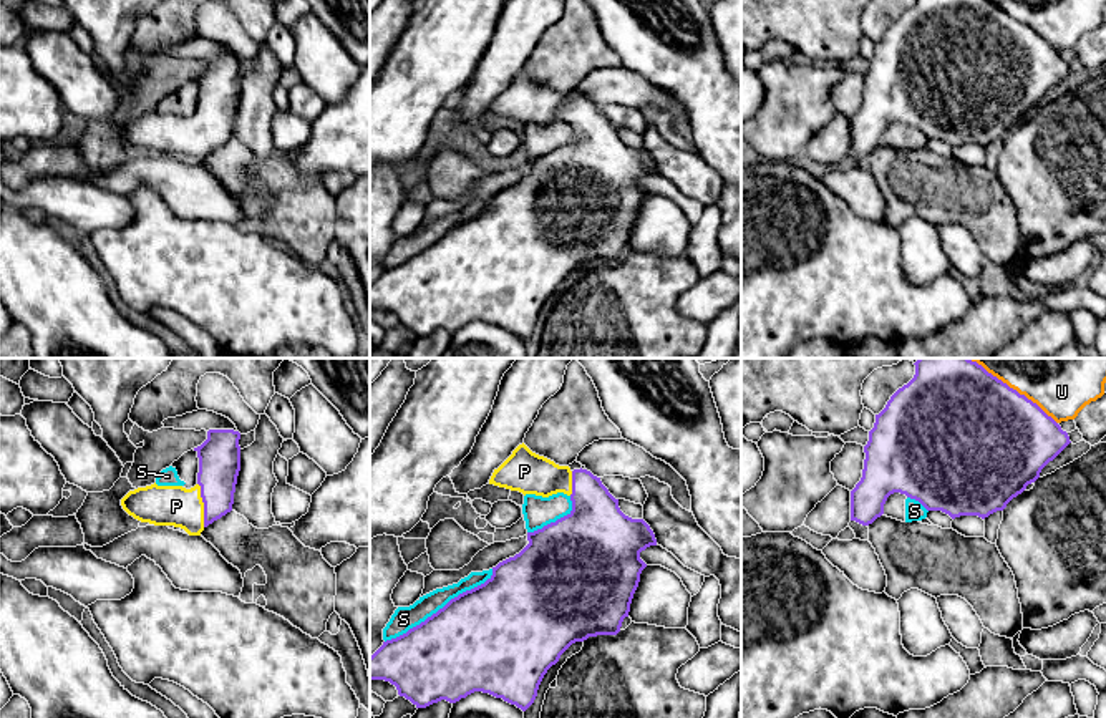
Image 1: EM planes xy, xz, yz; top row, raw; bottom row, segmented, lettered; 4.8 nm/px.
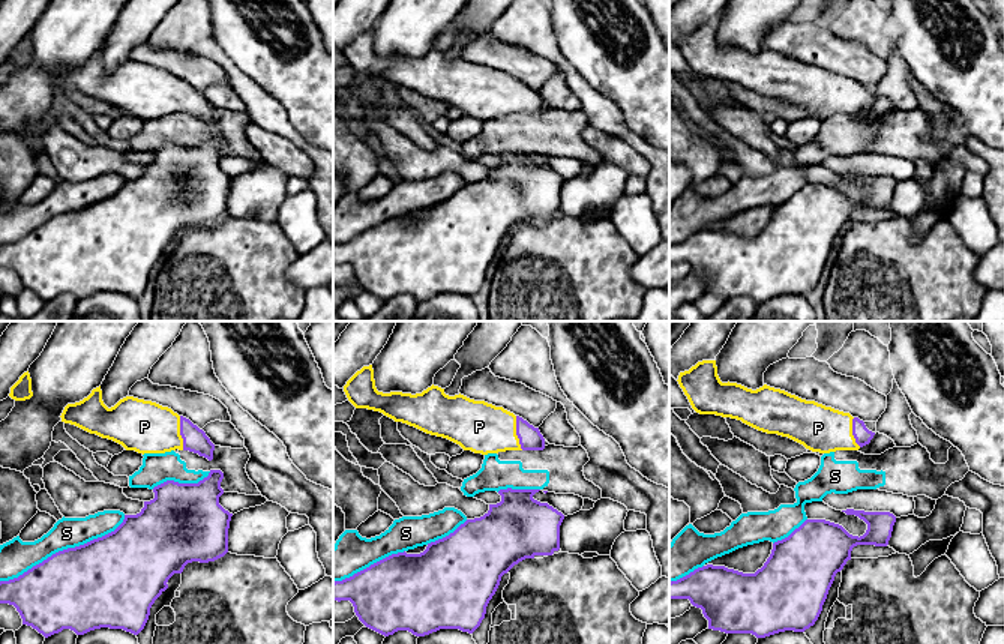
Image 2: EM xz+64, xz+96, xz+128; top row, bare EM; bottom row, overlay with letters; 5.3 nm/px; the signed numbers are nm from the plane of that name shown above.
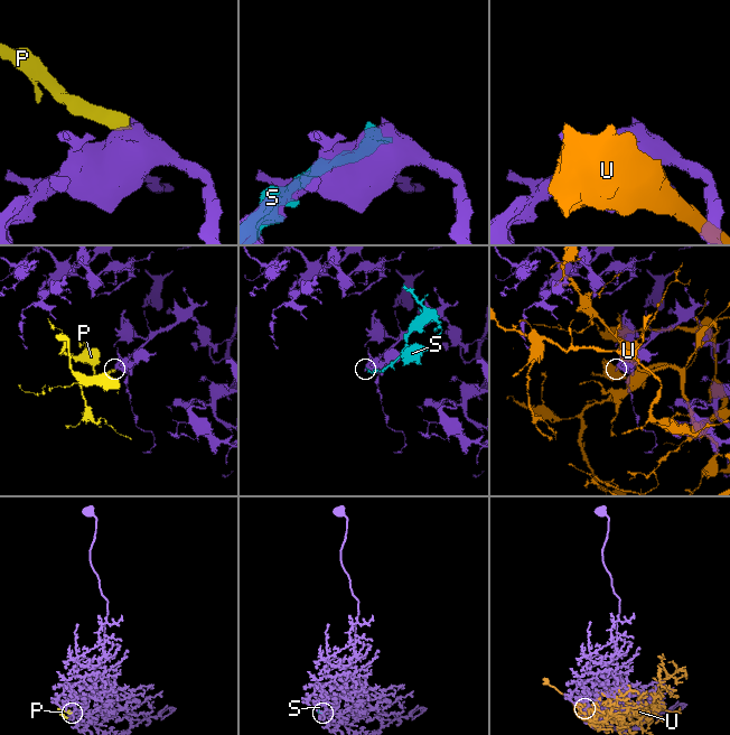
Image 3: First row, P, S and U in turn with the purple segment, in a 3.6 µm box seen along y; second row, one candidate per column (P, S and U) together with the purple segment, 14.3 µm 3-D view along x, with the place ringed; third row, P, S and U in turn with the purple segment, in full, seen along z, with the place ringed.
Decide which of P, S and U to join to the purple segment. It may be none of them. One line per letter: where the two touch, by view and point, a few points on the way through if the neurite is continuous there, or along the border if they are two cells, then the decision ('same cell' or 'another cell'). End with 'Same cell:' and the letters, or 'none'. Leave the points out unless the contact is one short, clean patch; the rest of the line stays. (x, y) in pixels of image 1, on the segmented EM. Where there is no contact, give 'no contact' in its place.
P: contact xy (204, 504); way xy (219, 456), (214, 494), (204, 504), (176, 506); same cell
S: contact xz (440, 609); another cell
U: contact yz (1012, 388); another cell
Same cell: P

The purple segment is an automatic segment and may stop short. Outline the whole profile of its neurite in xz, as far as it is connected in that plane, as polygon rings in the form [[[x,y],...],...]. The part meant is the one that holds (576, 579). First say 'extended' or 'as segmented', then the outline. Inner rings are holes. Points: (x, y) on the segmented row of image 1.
extended | [[[524,443],[494,469],[489,484],[549,497],[564,492],[572,501],[572,511],[537,529],[527,532],[529,544],[514,557],[492,567],[492,575],[481,585],[451,599],[443,609],[428,617],[406,633],[383,642],[370,657],[370,680],[385,680],[396,686],[398,695],[416,708],[426,708],[446,700],[456,703],[474,691],[489,693],[526,711],[536,700],[539,685],[547,670],[575,642],[597,635],[617,635],[628,617],[640,574],[647,564],[640,552],[657,546],[650,526],[643,519],[632,519],[618,507],[600,478],[587,469],[570,469],[532,453]]]

